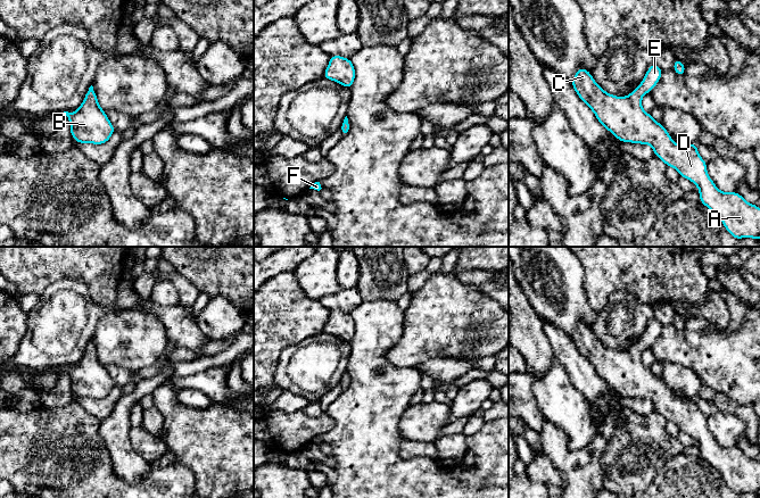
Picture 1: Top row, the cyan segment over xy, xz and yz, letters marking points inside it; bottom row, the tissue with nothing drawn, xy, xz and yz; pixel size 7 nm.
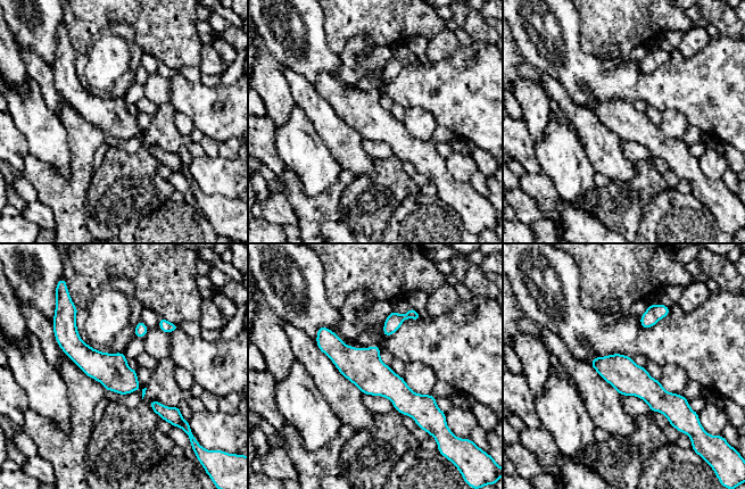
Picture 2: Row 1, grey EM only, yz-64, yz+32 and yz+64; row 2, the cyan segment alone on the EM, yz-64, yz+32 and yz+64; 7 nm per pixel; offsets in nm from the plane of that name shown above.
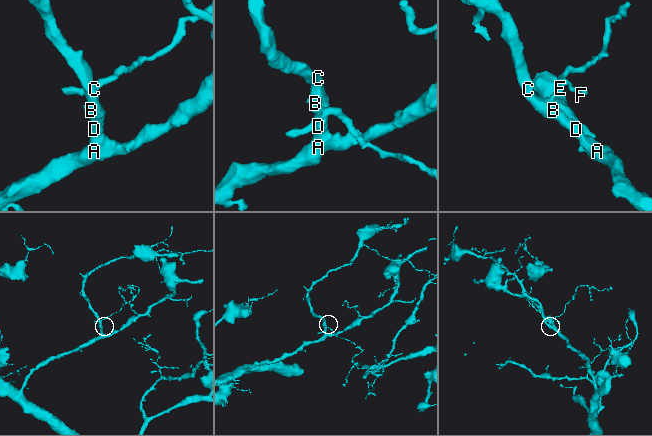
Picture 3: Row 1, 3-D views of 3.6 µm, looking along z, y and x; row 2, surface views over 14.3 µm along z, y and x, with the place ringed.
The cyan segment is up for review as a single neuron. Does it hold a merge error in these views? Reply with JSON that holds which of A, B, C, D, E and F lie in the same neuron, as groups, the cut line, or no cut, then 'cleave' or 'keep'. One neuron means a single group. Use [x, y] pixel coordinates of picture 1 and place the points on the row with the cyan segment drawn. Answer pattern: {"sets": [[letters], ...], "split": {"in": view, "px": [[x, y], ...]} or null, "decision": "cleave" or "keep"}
{"sets": [["A", "B", "C", "D", "E", "F"]], "split": null, "decision": "keep"}

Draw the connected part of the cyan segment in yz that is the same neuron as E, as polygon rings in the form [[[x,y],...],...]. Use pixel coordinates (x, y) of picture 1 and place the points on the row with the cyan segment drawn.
[[[652,64],[646,75],[636,90],[629,96],[616,97],[605,92],[593,78],[592,74],[580,67],[576,72],[571,85],[578,97],[592,109],[597,121],[611,132],[620,142],[630,142],[649,144],[653,148],[654,155],[660,158],[667,166],[674,167],[681,177],[693,182],[699,188],[700,201],[714,213],[722,222],[727,232],[735,239],[753,238],[760,241],[760,208],[749,204],[737,192],[721,192],[707,172],[707,161],[697,152],[697,146],[677,144],[672,141],[666,127],[653,119],[642,107],[642,98],[651,92],[662,76],[662,69]]]

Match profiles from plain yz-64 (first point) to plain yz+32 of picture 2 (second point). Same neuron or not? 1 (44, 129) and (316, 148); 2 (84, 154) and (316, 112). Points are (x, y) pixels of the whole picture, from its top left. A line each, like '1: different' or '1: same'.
1: same
2: different

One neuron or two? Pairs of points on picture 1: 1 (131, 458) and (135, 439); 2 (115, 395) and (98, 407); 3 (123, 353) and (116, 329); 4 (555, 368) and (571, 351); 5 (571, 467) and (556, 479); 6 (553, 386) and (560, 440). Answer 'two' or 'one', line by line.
1: two
2: one
3: one
4: two
5: two
6: two

